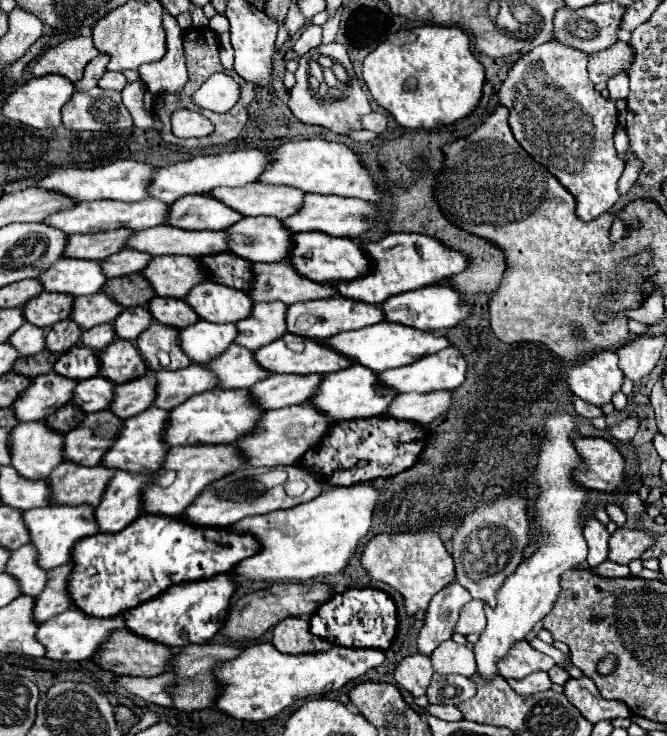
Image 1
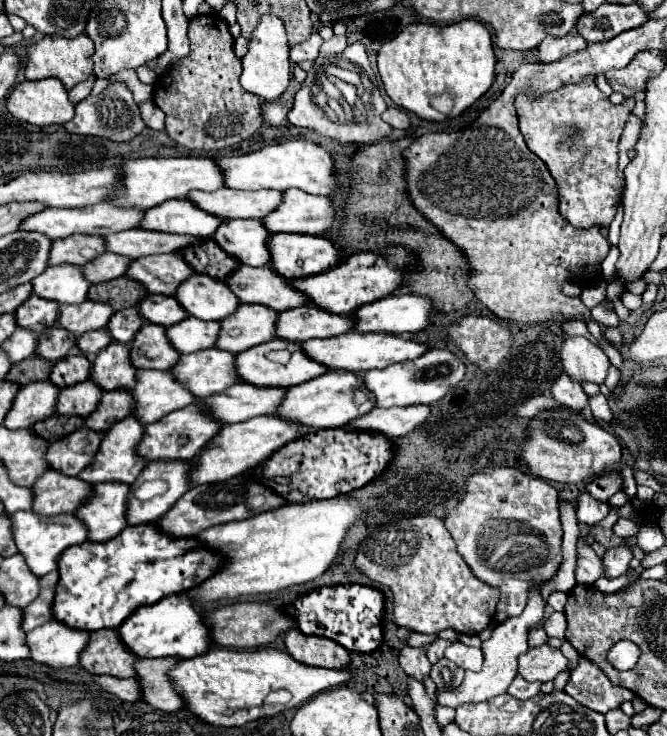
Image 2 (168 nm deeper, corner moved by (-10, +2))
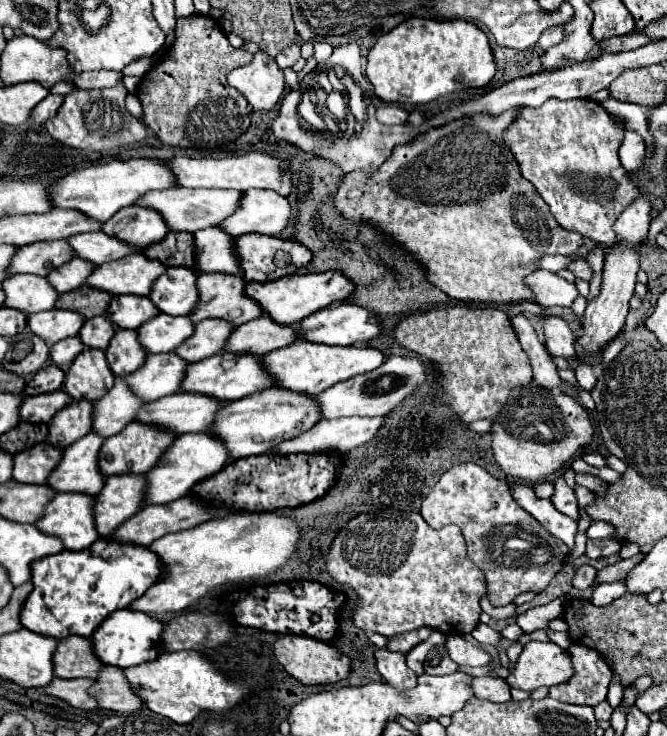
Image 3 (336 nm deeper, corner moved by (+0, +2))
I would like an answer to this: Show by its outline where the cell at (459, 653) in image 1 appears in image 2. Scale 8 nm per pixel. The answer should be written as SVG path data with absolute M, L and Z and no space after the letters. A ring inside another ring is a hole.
M452 642L450 648L444 652L444 656L464 670L474 670L474 672L482 670L482 650L480 648L466 646L462 642Z

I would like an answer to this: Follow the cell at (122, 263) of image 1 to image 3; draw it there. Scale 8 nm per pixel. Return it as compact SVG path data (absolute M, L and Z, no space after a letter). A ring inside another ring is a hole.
M74 256L66 264L62 264L62 266L58 266L58 268L52 270L52 274L48 276L48 284L56 292L64 294L64 292L70 292L70 290L82 286L84 280L88 278L88 274L92 270L94 270L94 266L90 262L84 262L82 258L76 258Z

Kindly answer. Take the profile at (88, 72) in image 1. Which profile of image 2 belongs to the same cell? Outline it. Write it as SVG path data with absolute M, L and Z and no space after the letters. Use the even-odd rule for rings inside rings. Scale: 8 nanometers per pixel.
M90 76L88 80L84 80L84 82L80 82L78 86L74 86L68 94L70 94L70 102L74 102L74 104L78 104L80 100L84 100L90 92L92 92L92 86L94 86L94 82L96 82L96 76Z

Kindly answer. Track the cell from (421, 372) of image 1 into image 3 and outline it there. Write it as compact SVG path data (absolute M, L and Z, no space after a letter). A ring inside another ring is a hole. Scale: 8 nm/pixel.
M390 356L382 366L376 370L354 376L350 380L344 380L322 394L316 396L316 404L320 408L320 416L340 418L340 416L386 416L392 408L396 408L414 388L418 388L428 376L428 364L420 358L402 358L402 356Z

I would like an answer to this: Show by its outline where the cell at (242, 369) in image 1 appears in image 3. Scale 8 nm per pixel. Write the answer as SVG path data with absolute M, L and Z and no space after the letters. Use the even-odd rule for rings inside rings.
M174 352L146 354L146 362L138 370L122 376L122 380L142 402L154 402L178 392L184 366L186 362L176 358Z

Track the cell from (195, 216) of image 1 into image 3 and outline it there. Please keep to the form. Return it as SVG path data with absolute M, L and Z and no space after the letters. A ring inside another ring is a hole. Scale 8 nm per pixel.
M128 206L124 210L118 210L102 226L104 234L114 236L120 242L126 242L138 252L140 248L150 246L158 238L164 238L164 234L168 232L168 226L158 212L142 206Z

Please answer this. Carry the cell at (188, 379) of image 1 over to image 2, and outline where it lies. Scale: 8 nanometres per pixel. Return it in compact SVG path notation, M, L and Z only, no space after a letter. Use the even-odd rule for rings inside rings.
M138 370L138 384L132 394L136 400L134 414L146 424L194 402L194 394L170 370Z

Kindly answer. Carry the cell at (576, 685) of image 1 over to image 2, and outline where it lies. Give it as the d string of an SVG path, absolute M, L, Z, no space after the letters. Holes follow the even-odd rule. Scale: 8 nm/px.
M580 658L580 664L570 672L570 680L564 690L582 706L600 714L616 710L624 702L634 700L630 690L610 684L602 670L598 670L598 666L594 666L594 662L588 658Z

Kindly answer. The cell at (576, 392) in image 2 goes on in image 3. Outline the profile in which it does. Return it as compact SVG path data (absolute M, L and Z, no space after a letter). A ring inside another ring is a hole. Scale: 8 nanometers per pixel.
M516 318L512 322L514 330L516 330L516 336L524 348L524 352L528 354L530 358L530 366L532 366L532 372L534 372L534 380L542 386L542 388L548 388L548 390L558 390L560 388L560 376L556 372L556 364L552 362L550 354L546 352L546 348L542 346L542 342L538 340L532 324L526 320L526 318Z

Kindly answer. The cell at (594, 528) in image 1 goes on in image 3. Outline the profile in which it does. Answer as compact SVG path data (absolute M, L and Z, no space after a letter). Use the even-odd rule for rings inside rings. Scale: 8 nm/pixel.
M564 478L554 480L554 494L550 500L556 506L556 510L560 510L562 514L566 514L574 520L578 518L578 500L576 500L572 488L564 482Z

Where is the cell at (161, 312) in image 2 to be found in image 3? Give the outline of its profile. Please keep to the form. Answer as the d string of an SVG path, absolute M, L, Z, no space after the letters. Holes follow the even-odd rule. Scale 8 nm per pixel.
M114 296L106 310L106 318L114 326L128 330L136 330L156 314L156 306L152 306L152 300L146 296Z

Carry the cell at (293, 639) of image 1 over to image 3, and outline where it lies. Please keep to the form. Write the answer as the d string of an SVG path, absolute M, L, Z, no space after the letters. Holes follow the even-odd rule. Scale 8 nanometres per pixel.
M286 634L286 636L278 638L274 644L274 654L288 674L292 674L302 684L310 684L310 686L316 686L316 684L324 686L324 684L342 682L348 678L348 674L352 670L350 658L346 654L342 654L336 646L322 642L322 640L316 640L316 638L308 638L308 636Z

